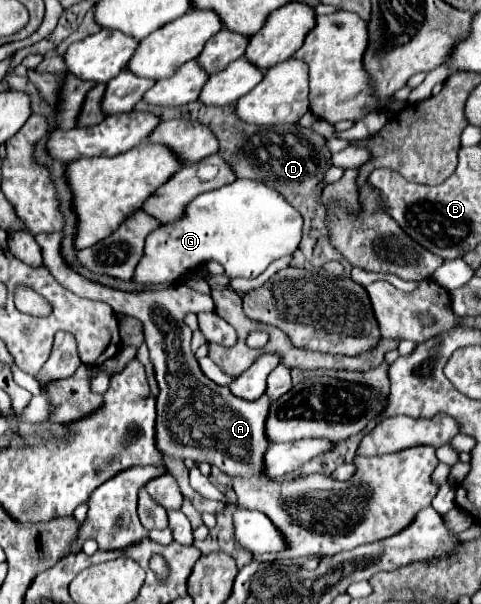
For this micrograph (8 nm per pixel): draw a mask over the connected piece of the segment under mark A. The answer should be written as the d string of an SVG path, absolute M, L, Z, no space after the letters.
M63 231L35 235L35 241L43 253L43 265L47 265L59 285L79 297L103 301L117 313L133 315L143 323L145 343L149 347L161 389L157 397L159 451L169 457L193 459L195 463L207 461L229 475L239 497L239 507L263 511L271 517L271 521L275 521L277 529L287 533L291 549L281 553L281 559L333 557L341 551L393 537L409 527L423 507L431 505L439 491L439 487L433 485L431 475L439 461L435 457L435 447L429 445L407 447L393 455L355 455L357 469L347 481L341 483L327 475L303 475L283 483L269 479L263 471L263 455L269 447L269 439L265 435L265 421L271 407L269 395L255 401L235 397L227 387L221 387L203 375L191 351L193 331L185 325L185 315L213 311L213 299L189 289L183 283L133 293L105 287L75 273L67 265L61 255L61 239Z

